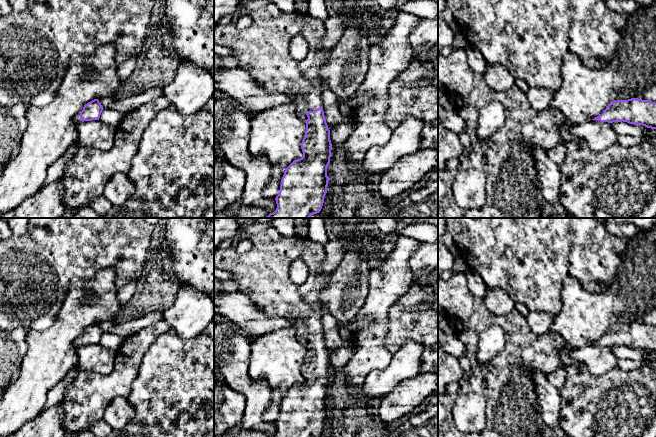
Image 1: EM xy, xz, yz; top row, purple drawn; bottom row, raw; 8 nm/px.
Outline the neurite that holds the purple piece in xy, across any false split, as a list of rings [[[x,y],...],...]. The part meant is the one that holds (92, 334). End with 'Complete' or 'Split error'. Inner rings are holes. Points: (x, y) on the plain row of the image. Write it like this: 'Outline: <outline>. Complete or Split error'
Outline: [[[94,323],[85,328],[82,335],[75,339],[74,346],[77,348],[84,345],[99,344],[103,333],[99,324]]]. Split error

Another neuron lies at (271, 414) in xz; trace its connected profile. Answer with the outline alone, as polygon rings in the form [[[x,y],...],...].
[[[273,389],[273,395],[269,407],[266,409],[262,419],[265,422],[276,422],[279,417],[281,403],[285,393],[280,389]]]

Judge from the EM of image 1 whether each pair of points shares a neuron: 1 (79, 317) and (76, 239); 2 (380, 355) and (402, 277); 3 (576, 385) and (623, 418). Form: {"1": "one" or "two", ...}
{"1": "two", "2": "one", "3": "one"}

